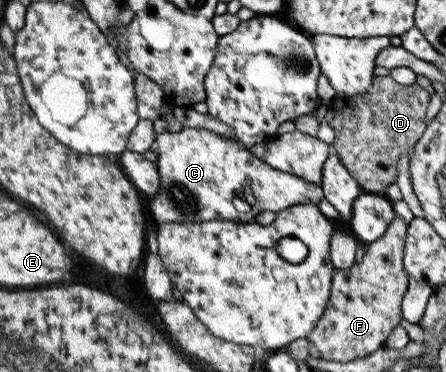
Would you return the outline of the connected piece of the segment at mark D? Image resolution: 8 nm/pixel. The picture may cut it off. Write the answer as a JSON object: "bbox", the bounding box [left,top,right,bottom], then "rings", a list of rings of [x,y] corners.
{"bbox":[324,75,429,195],"rings":[[[389,75],[375,77],[366,93],[346,97],[336,95],[330,102],[324,120],[335,129],[333,150],[364,192],[384,195],[389,184],[396,182],[399,158],[412,150],[424,133],[429,100],[429,92],[418,83],[402,85]]]}

